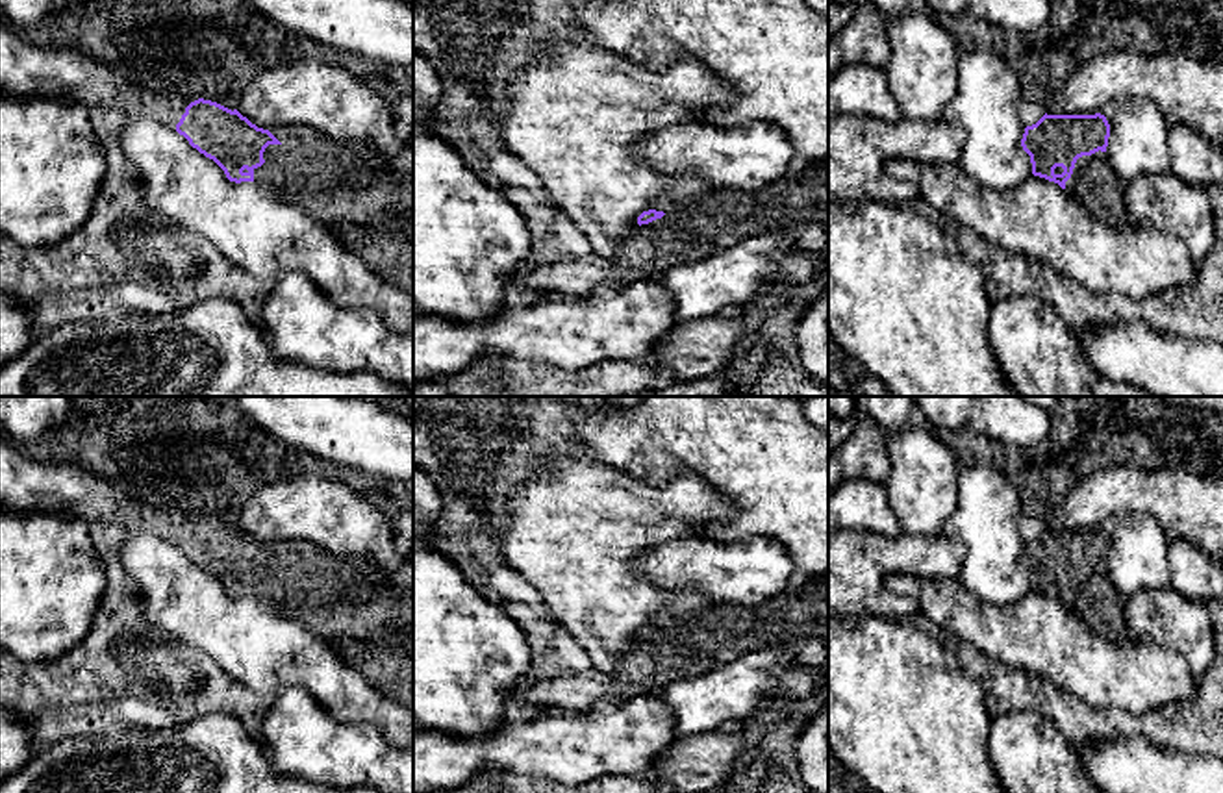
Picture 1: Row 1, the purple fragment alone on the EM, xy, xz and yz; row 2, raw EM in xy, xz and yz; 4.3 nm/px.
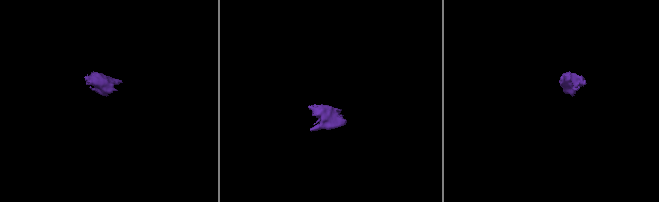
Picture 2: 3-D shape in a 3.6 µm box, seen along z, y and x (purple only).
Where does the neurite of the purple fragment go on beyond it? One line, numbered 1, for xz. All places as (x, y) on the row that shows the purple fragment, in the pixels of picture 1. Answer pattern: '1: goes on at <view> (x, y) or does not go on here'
1: does not go on here

